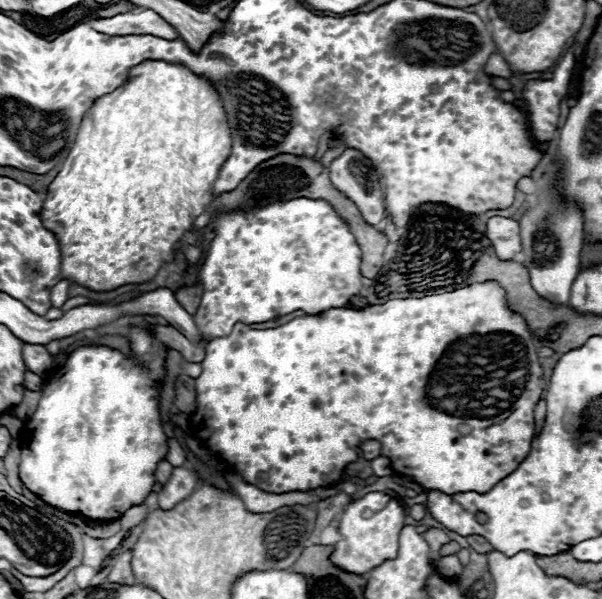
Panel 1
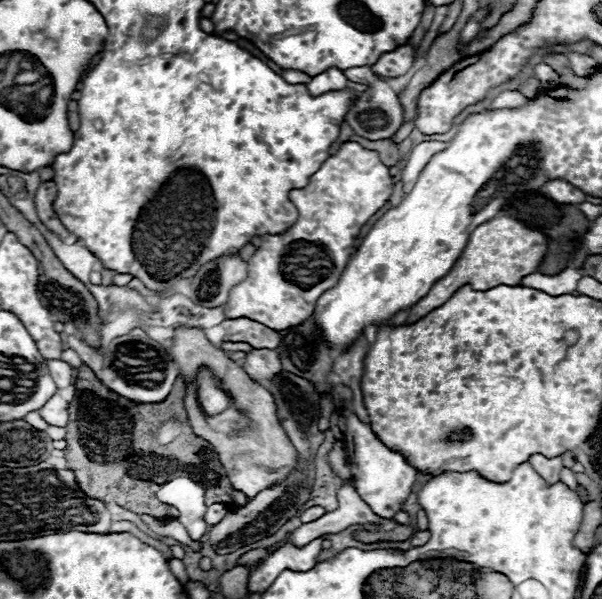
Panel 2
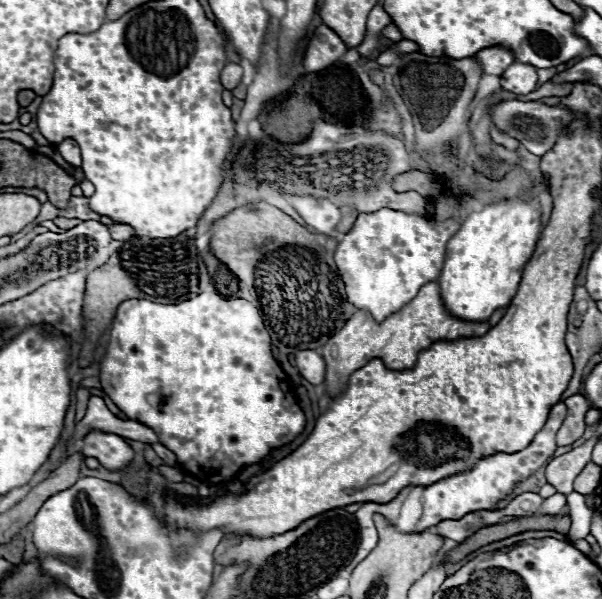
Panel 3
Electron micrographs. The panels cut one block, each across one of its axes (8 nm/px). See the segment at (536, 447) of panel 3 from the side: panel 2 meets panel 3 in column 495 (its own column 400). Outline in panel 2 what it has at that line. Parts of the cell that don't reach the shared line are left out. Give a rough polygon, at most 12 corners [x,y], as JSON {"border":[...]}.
{"border":[[348,416],[352,486],[382,518],[412,494],[416,470]]}

